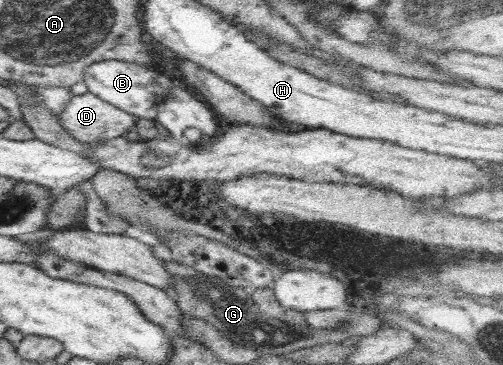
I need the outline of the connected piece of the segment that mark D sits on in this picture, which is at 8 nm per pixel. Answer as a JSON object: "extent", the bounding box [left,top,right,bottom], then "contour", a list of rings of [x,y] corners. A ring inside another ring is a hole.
{"extent":[60,91,137,145],"contour":[[[87,91],[83,95],[74,95],[69,98],[69,103],[65,104],[65,110],[61,112],[60,124],[79,143],[93,145],[97,141],[107,141],[119,136],[125,137],[131,129],[134,129],[135,120],[137,118],[134,115],[113,107],[105,100],[99,99],[97,95]]]}

